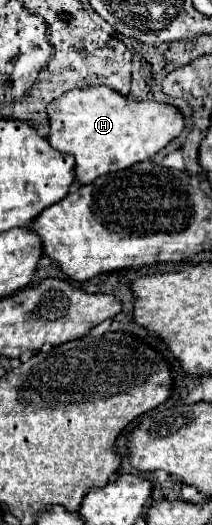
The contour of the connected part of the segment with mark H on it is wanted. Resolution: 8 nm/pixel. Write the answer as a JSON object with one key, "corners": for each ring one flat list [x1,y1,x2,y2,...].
{"corners":[[108,85,88,87,88,89,72,89,66,91,62,97,48,105,48,119,50,119,50,145,62,153,72,153,76,159,76,179,80,183,92,183,96,177,112,171,126,169,128,165,148,161,160,149,164,149,174,137,184,131,184,115,178,107,156,103,156,101,128,101,116,89]]}

